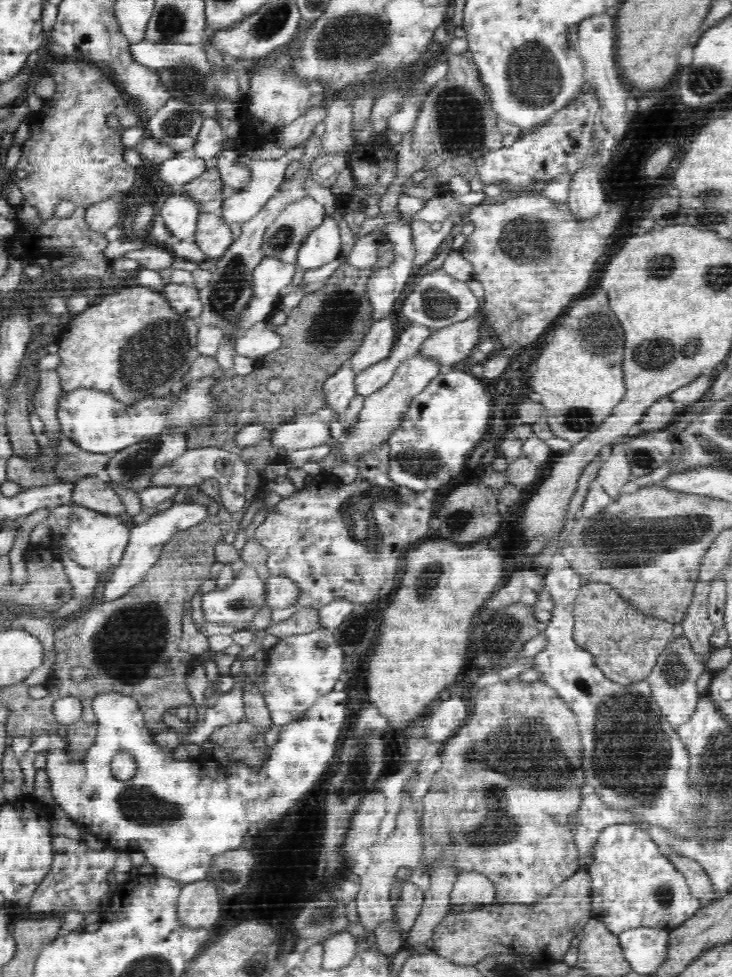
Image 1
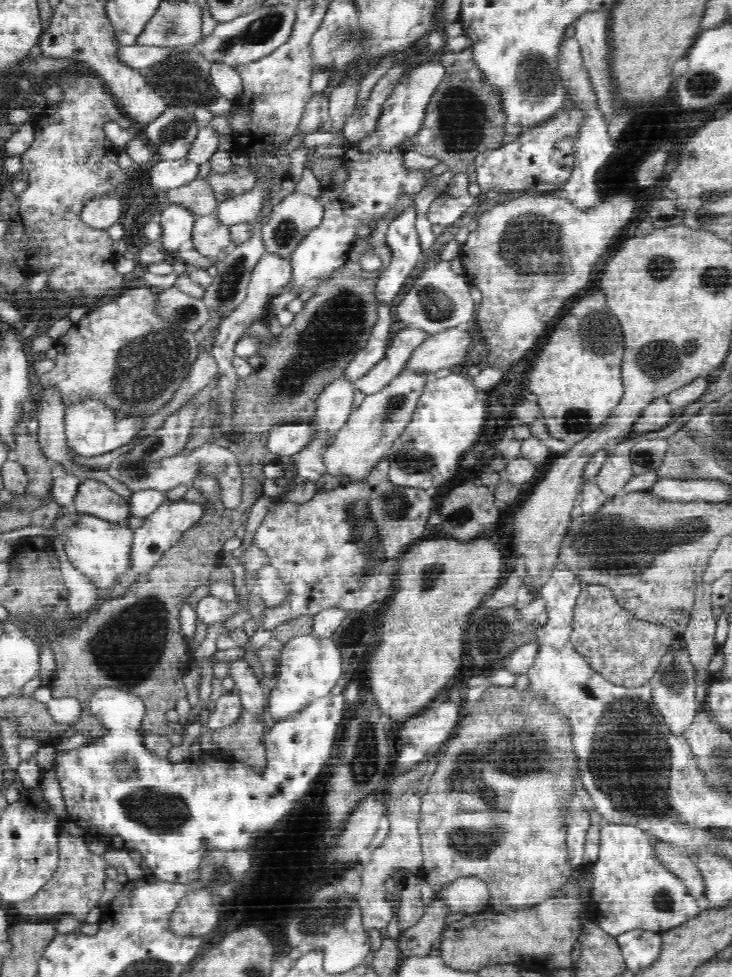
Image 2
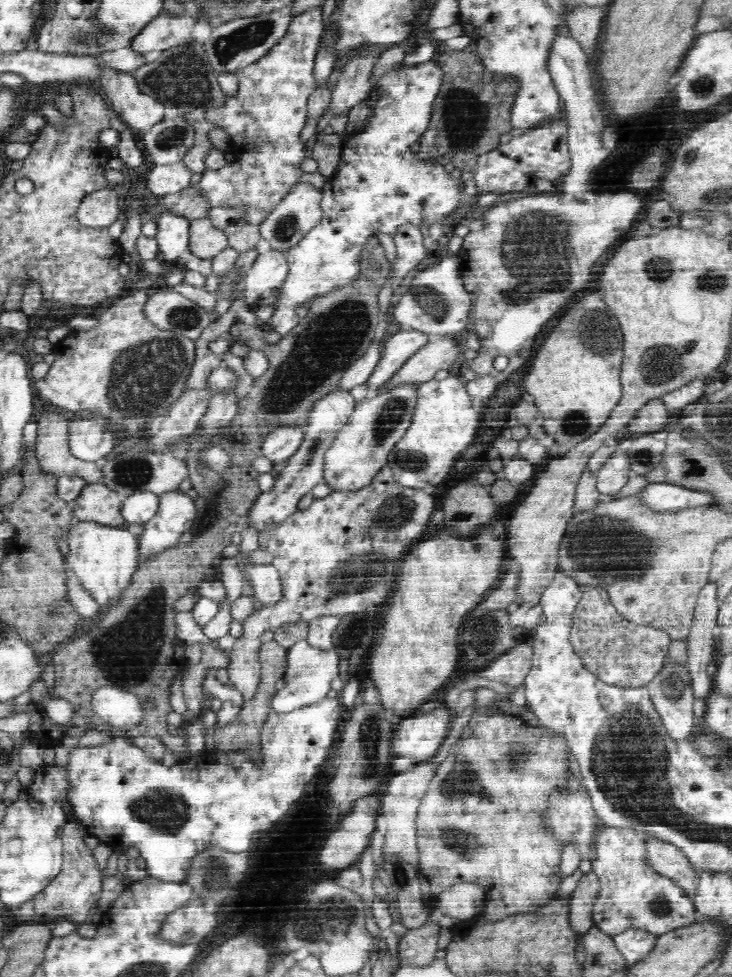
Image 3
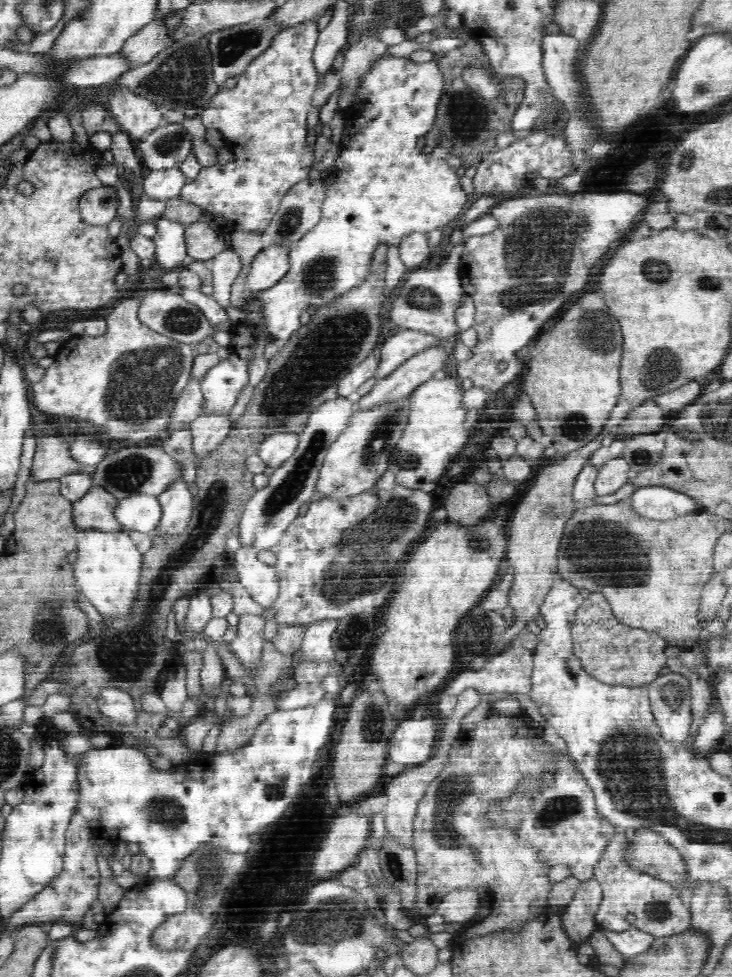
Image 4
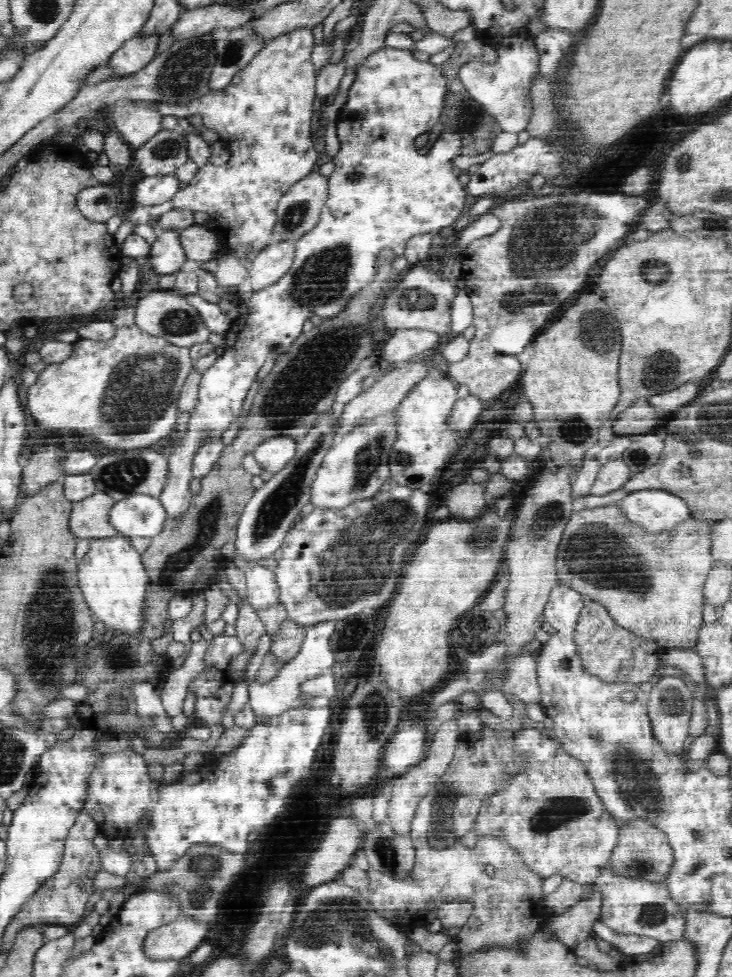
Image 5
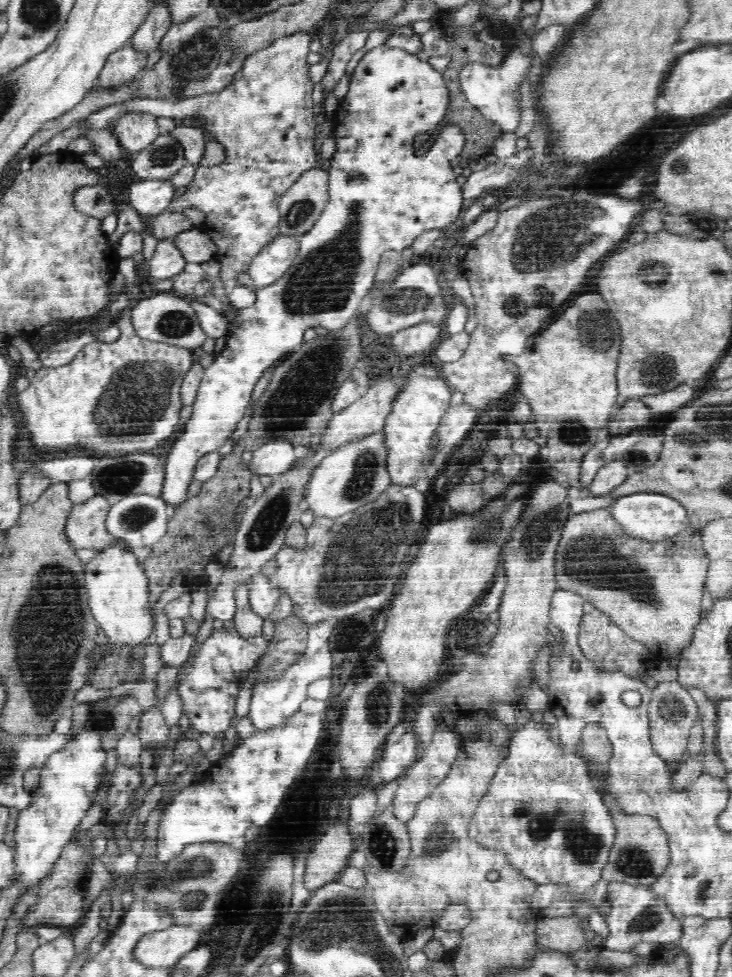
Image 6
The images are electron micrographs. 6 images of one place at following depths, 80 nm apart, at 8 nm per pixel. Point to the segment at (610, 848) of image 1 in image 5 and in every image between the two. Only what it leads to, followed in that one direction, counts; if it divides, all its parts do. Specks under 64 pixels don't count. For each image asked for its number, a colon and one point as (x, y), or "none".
2: (632, 889)
3: (632, 895)
4: (631, 898)
5: (635, 906)

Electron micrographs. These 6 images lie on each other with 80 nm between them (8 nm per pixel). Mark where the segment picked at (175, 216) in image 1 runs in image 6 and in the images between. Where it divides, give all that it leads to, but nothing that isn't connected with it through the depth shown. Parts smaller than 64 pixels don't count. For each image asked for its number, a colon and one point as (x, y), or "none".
2: (177, 221)
3: (172, 237)
4: (170, 243)
5: (166, 255)
6: (165, 260)

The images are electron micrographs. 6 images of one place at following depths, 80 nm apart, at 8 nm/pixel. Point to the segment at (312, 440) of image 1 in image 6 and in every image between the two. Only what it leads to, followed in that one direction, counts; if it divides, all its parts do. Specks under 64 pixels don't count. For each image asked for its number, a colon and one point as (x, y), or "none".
2: (287, 439)
3: (281, 444)
4: (278, 448)
5: (273, 454)
6: (275, 457)

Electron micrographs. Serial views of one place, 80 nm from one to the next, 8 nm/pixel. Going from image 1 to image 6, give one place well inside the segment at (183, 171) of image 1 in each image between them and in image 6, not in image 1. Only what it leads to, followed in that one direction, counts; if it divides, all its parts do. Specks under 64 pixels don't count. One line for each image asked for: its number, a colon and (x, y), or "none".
2: (165, 175)
3: (164, 179)
4: (159, 184)
5: (150, 191)
6: (149, 197)

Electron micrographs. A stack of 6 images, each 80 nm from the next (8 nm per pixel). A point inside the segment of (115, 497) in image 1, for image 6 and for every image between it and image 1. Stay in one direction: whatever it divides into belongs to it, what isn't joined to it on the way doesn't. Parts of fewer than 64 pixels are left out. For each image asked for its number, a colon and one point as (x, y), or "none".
2: (93, 496)
3: (97, 503)
4: (96, 509)
5: (89, 518)
6: (86, 527)

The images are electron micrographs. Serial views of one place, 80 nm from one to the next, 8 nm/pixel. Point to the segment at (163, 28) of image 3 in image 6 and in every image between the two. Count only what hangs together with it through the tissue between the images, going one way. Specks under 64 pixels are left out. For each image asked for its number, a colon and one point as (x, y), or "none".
4: (142, 47)
5: (133, 55)
6: (122, 65)

